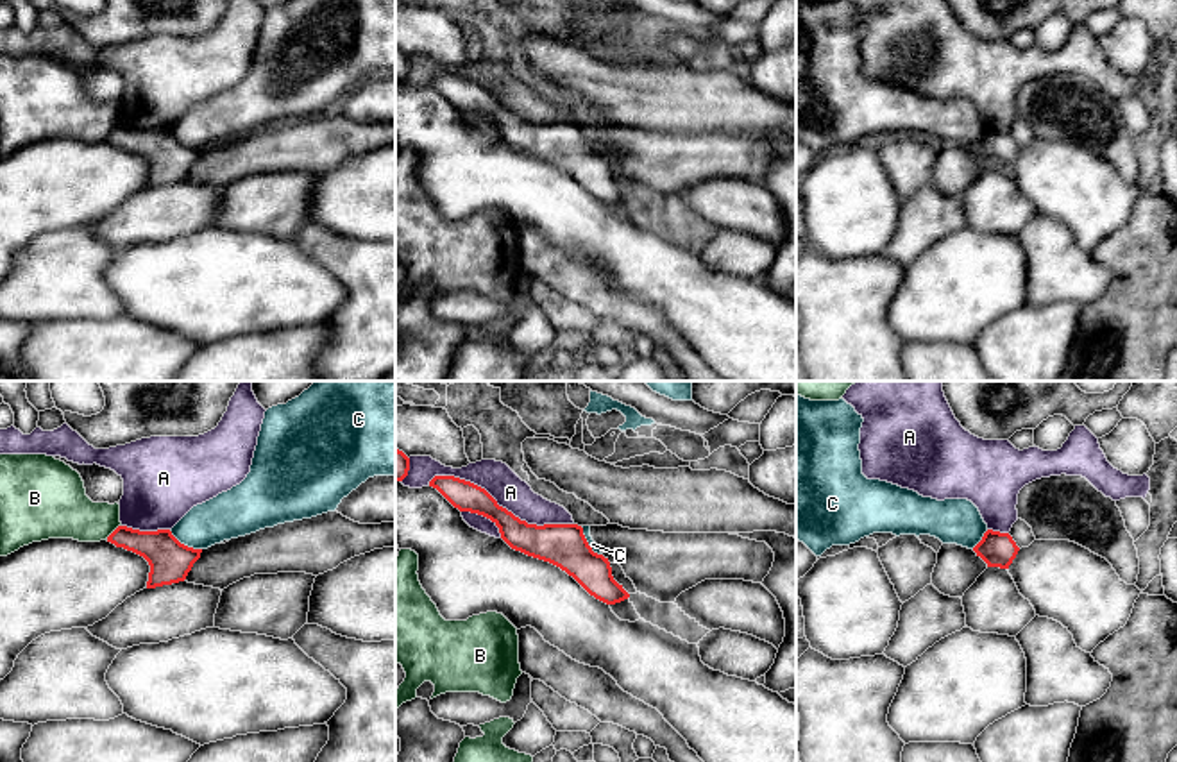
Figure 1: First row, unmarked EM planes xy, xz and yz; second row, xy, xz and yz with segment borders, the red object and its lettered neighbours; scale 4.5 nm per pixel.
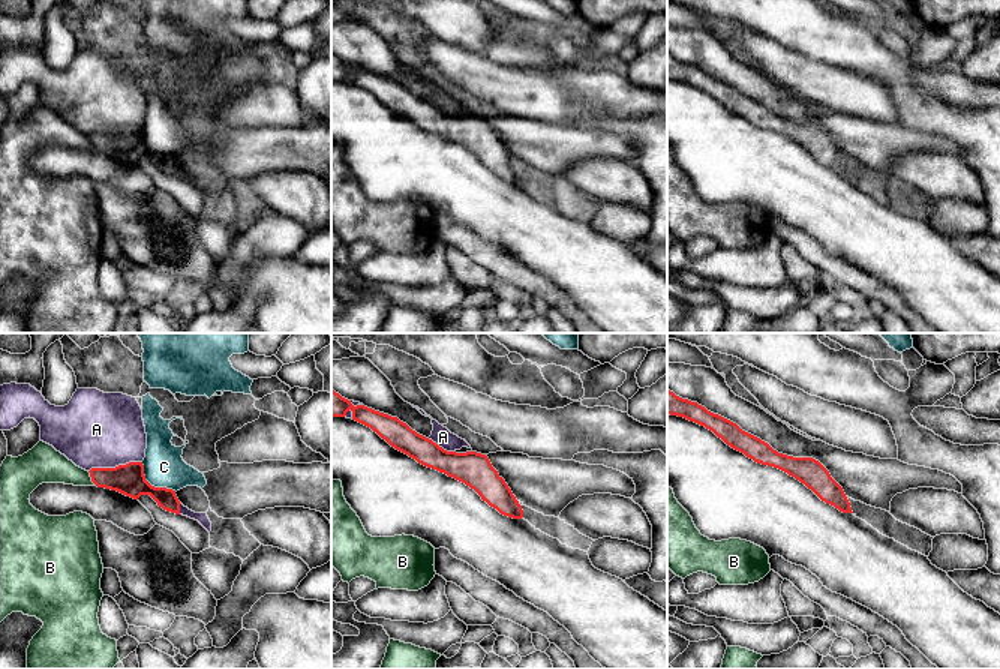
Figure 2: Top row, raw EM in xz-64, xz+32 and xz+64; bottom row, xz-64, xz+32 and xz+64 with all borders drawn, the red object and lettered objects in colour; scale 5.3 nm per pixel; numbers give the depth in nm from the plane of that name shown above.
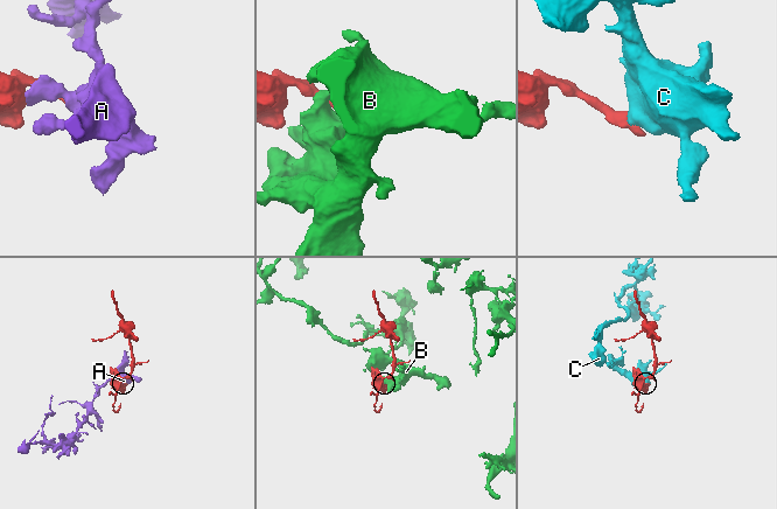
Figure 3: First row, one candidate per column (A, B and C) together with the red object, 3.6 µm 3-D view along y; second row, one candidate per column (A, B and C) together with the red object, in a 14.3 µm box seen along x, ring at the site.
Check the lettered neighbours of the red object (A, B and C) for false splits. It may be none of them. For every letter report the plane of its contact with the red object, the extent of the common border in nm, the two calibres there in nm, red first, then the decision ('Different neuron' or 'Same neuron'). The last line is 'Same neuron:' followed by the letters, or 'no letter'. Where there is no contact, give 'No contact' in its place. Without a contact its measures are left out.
A: Touches red in xz. Shared border 700 nm. Thickness 160 nm (red) against 150 nm. Different neuron
B: Touches red in xy. Shared border 100 nm. Thickness 170 nm (red) against 260 nm. Different neuron
C: Touches red in xy. Shared border 180 nm. Thickness 190 nm (red) against 200 nm. Different neuron
Same neuron: no letter

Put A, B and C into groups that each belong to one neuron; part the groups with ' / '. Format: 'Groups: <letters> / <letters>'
Groups: A / B / C

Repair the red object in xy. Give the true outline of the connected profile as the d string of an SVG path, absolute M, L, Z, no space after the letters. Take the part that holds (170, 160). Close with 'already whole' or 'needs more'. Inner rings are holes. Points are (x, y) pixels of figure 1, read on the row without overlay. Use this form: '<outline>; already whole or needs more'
M118 125L107 141L143 156L148 165L147 188L184 181L202 148L181 143L170 129L140 131Z; already whole

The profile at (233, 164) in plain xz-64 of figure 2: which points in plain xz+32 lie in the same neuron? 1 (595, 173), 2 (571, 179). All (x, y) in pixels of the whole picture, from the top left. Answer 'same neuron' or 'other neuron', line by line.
1: other neuron
2: other neuron

